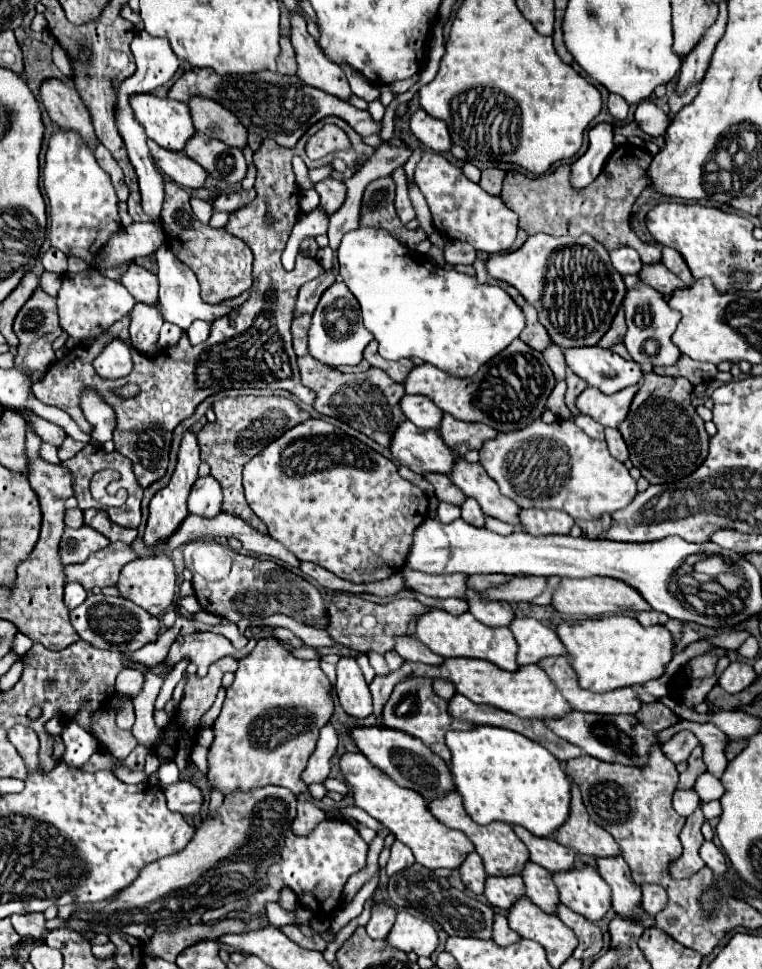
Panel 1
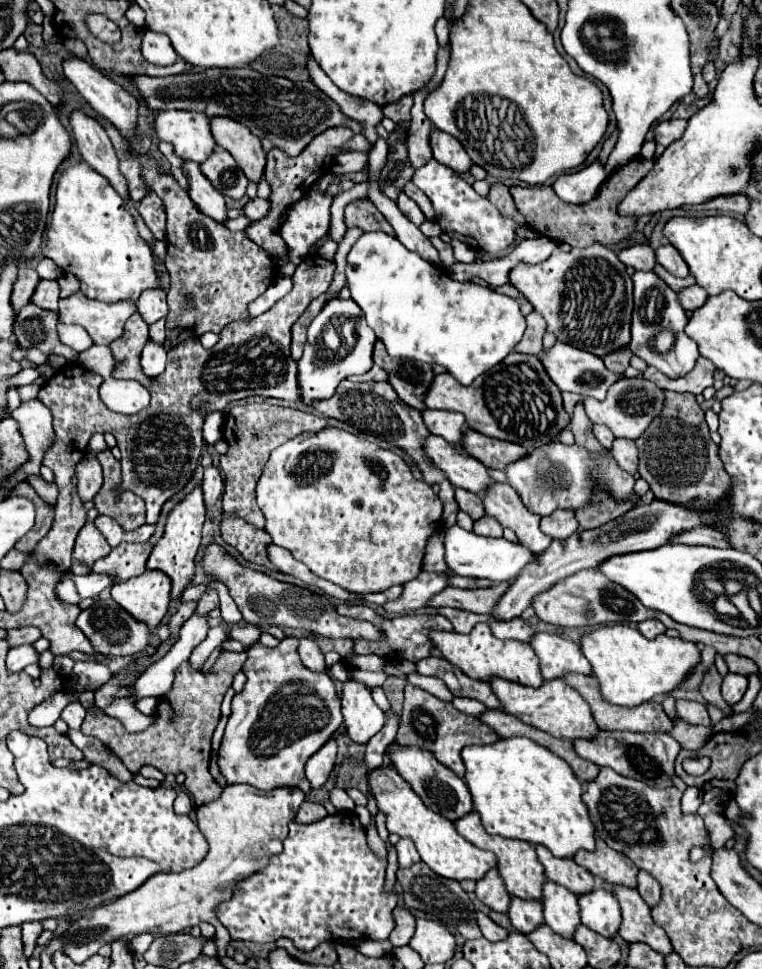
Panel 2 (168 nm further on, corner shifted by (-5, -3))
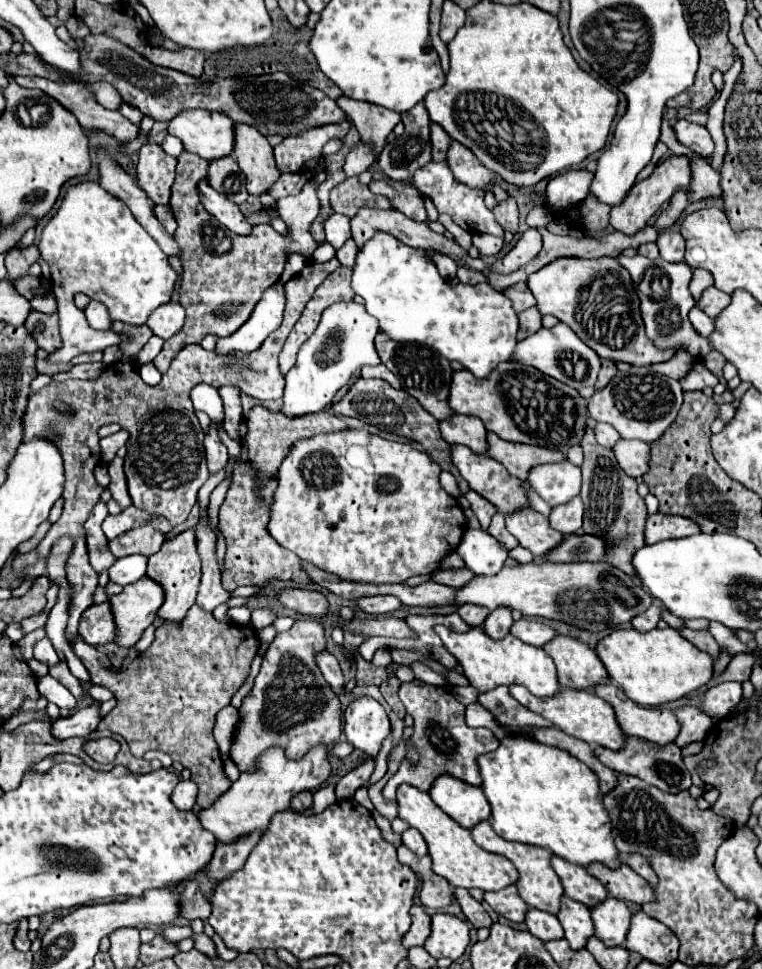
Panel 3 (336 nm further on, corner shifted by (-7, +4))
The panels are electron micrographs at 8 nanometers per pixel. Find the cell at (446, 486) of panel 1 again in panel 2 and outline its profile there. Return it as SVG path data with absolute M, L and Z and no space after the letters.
M456 488L456 502L458 502L462 512L472 516L472 520L478 520L484 516L484 504L482 504L482 498L478 494L470 494L468 490Z

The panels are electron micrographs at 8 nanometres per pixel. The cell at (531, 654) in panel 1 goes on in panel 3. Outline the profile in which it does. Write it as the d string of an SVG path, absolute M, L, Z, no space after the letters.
M556 635L544 651L554 659L558 669L558 681L562 689L594 689L608 683L608 673L598 655L584 643L572 637Z

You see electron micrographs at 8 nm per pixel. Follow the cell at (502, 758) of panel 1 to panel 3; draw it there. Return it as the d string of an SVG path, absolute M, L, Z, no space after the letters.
M504 737L496 751L478 757L478 765L482 791L492 805L490 823L502 839L546 847L582 867L602 863L608 869L616 869L622 865L598 791L598 779L588 765L530 737Z

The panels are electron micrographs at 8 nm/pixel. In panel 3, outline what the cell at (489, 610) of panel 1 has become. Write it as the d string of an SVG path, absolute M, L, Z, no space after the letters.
M520 619L512 625L510 633L518 639L522 639L524 643L530 643L534 647L544 647L548 641L552 641L556 637L556 631L544 623L538 621L526 621Z

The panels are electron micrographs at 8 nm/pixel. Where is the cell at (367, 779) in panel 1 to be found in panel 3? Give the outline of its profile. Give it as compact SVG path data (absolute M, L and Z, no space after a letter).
M400 785L398 787L398 817L408 821L410 827L416 827L422 837L428 843L430 849L430 857L432 857L432 871L444 879L448 879L448 883L452 883L452 887L464 887L464 889L482 889L482 891L500 891L508 885L514 885L518 881L518 871L516 867L512 867L512 863L506 857L500 855L492 855L488 851L484 851L482 847L478 847L470 835L468 829L458 827L458 823L454 823L444 811L440 811L440 807L436 807L436 803L430 799L428 793L412 787L412 785Z

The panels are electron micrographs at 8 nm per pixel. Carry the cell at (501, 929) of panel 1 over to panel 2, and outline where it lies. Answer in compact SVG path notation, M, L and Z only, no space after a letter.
M478 912L478 924L480 924L480 930L482 930L484 938L490 940L490 942L498 942L498 940L506 940L508 938L508 932L502 926L498 926L492 918L482 914L482 912Z

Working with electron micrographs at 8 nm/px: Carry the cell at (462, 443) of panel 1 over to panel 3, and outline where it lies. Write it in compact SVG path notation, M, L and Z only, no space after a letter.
M488 433L488 455L502 463L510 475L526 481L528 471L542 463L560 463L566 461L566 455L560 451L552 451L546 447L534 447L534 445L522 445L522 443L510 443L502 441L498 435Z

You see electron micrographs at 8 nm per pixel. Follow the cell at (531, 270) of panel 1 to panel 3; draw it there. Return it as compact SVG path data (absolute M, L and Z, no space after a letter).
M564 257L556 259L554 263L542 267L540 271L532 273L528 277L528 287L534 293L538 301L538 309L542 315L554 315L562 323L570 325L572 331L590 347L594 349L602 359L612 359L612 361L624 361L630 365L654 365L668 361L674 351L672 349L658 349L644 331L644 321L640 315L640 301L636 295L636 289L632 285L632 279L624 267L612 257L600 257L600 259L574 259L574 257Z

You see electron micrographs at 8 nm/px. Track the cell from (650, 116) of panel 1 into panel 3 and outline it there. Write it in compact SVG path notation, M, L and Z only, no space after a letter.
M680 119L674 125L674 131L676 131L676 139L682 145L690 147L696 155L700 155L704 159L712 157L712 153L714 153L714 141L708 135L708 129L704 125L698 125L698 123L690 123L686 119Z

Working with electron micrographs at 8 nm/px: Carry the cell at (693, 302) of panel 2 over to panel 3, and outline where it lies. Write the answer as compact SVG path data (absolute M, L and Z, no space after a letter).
M710 287L704 291L698 307L712 319L716 319L716 315L720 315L720 311L724 311L724 307L730 303L730 297L722 291L718 291L716 287Z

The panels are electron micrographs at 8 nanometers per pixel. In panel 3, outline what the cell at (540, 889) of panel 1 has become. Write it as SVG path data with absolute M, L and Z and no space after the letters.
M562 897L562 907L558 913L558 921L564 927L566 941L572 949L584 949L586 941L594 935L594 925L588 913L588 907L572 901L570 897Z

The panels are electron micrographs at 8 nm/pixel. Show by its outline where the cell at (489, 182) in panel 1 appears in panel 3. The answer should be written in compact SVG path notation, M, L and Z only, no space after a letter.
M508 197L508 201L498 203L494 209L494 217L496 217L496 223L504 227L504 231L516 233L518 231L518 207L516 207L514 197Z

